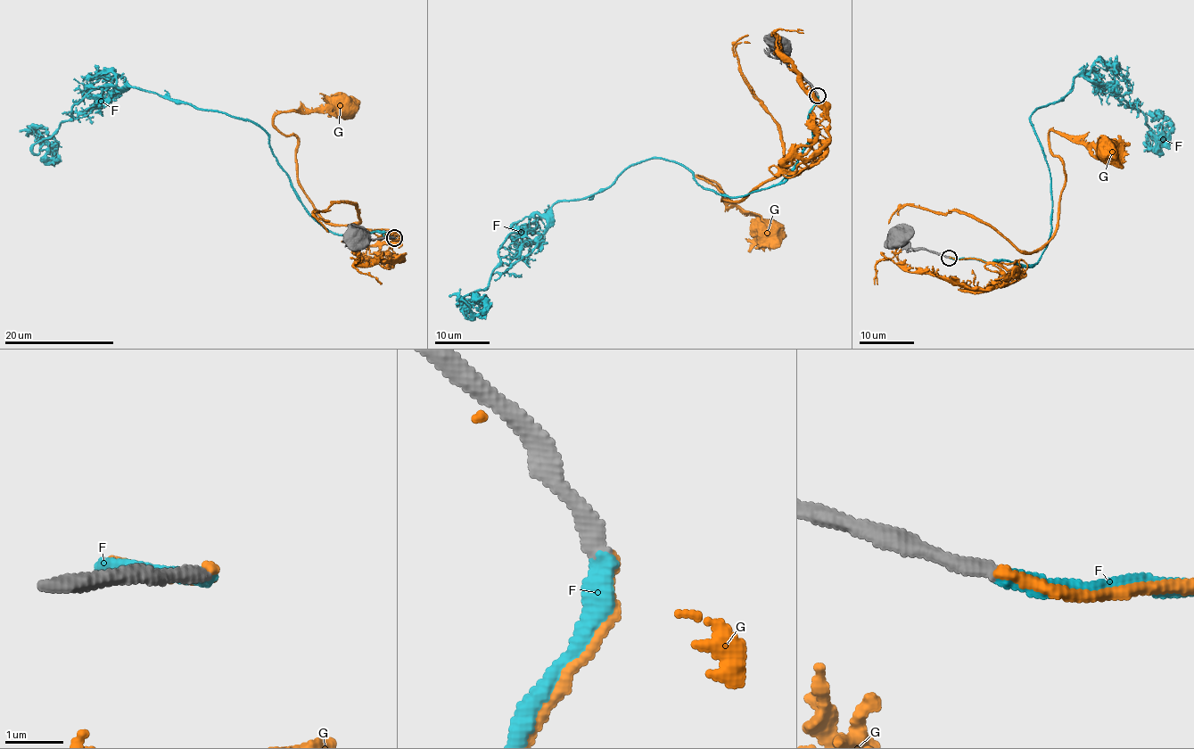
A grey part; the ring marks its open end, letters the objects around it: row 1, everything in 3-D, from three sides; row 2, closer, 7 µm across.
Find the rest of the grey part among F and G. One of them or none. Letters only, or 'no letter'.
F

